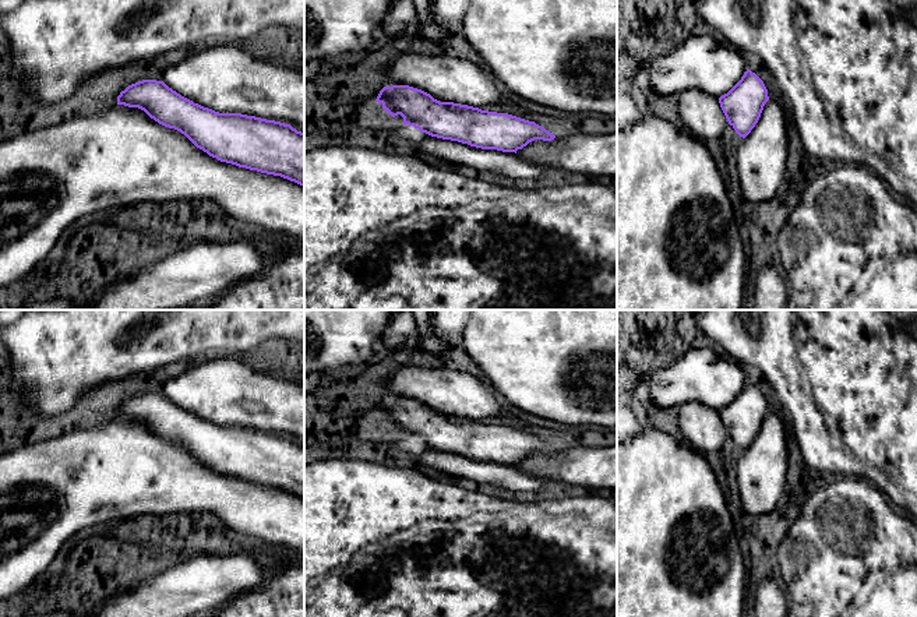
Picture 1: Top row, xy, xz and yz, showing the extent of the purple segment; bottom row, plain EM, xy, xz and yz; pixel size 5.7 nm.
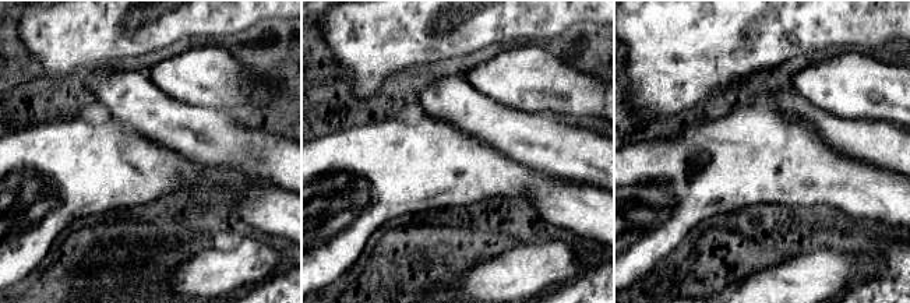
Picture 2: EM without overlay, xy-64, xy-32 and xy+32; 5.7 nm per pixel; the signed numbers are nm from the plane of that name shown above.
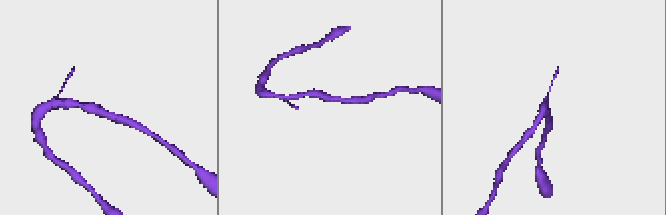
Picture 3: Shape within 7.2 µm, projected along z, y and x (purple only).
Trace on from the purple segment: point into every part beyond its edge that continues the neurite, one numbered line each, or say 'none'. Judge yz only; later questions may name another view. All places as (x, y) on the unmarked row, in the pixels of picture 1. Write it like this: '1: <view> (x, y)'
none

